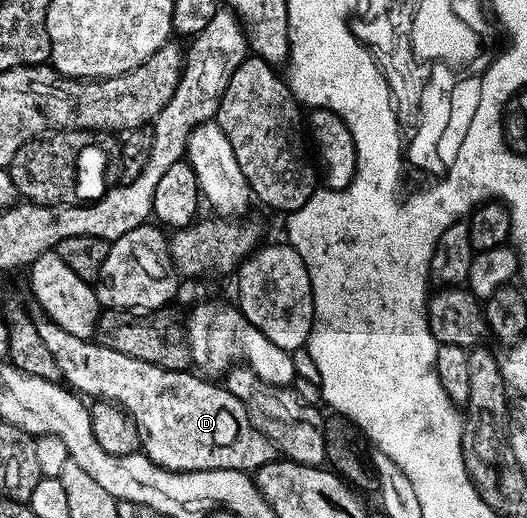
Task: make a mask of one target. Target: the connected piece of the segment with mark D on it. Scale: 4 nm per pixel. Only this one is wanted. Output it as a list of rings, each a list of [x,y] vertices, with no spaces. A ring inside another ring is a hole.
[[[46,318],[36,319],[35,329],[37,334],[41,334],[41,342],[45,342],[53,362],[57,362],[62,383],[84,397],[91,396],[90,398],[95,400],[110,400],[112,404],[118,404],[135,422],[143,455],[149,457],[157,466],[170,472],[237,470],[251,474],[256,468],[276,459],[275,444],[265,433],[257,430],[257,426],[253,426],[243,403],[222,383],[212,382],[191,370],[165,370],[161,366],[153,366],[153,362],[129,358],[129,354],[109,350],[109,346],[104,344],[77,338],[77,334],[61,330]]]

